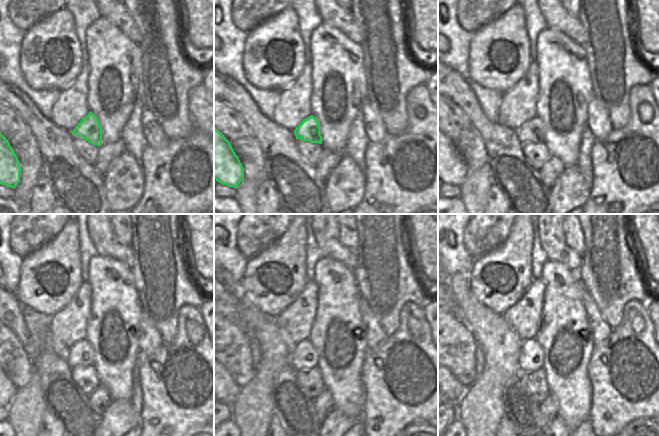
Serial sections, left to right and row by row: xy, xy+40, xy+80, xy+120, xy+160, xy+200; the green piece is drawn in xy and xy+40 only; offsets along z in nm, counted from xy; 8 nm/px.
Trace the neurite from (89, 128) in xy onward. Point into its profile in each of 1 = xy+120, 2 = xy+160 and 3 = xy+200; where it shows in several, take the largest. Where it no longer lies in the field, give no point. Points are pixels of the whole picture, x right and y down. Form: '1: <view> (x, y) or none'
1: xy+120 (75, 353)
2: xy+160 (299, 353)
3: xy+200 (525, 351)

